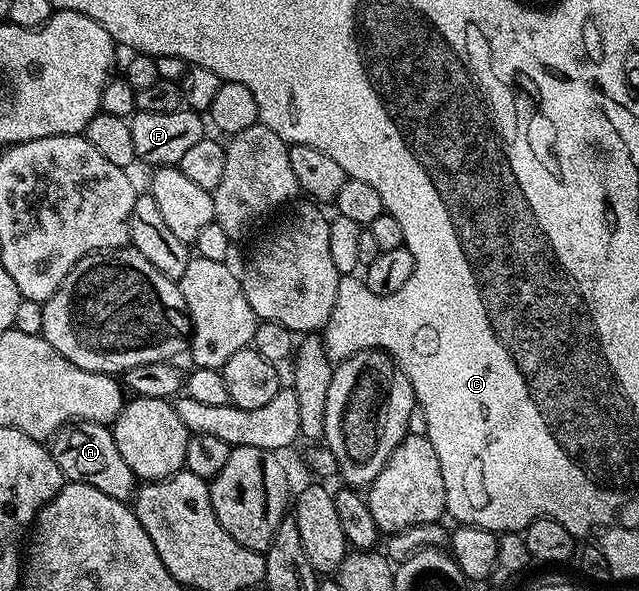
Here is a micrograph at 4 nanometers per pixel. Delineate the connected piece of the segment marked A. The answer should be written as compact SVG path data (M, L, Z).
M93 421L68 423L50 440L49 450L57 461L64 480L73 483L88 483L93 485L93 489L101 489L101 493L105 493L122 503L130 504L134 500L137 490L137 477L133 473L133 469L129 469L129 465L125 465L125 460L121 458L121 453L117 450L117 441L108 424L94 423Z

